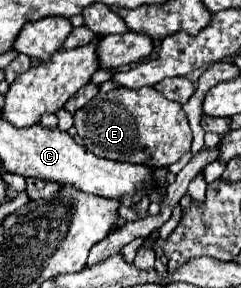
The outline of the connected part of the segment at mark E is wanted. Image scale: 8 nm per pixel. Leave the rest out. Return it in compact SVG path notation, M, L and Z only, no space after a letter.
M114 88L106 94L96 94L88 106L74 114L74 126L84 146L96 156L128 164L148 164L152 168L178 162L192 144L192 130L182 104L168 100L156 88Z

